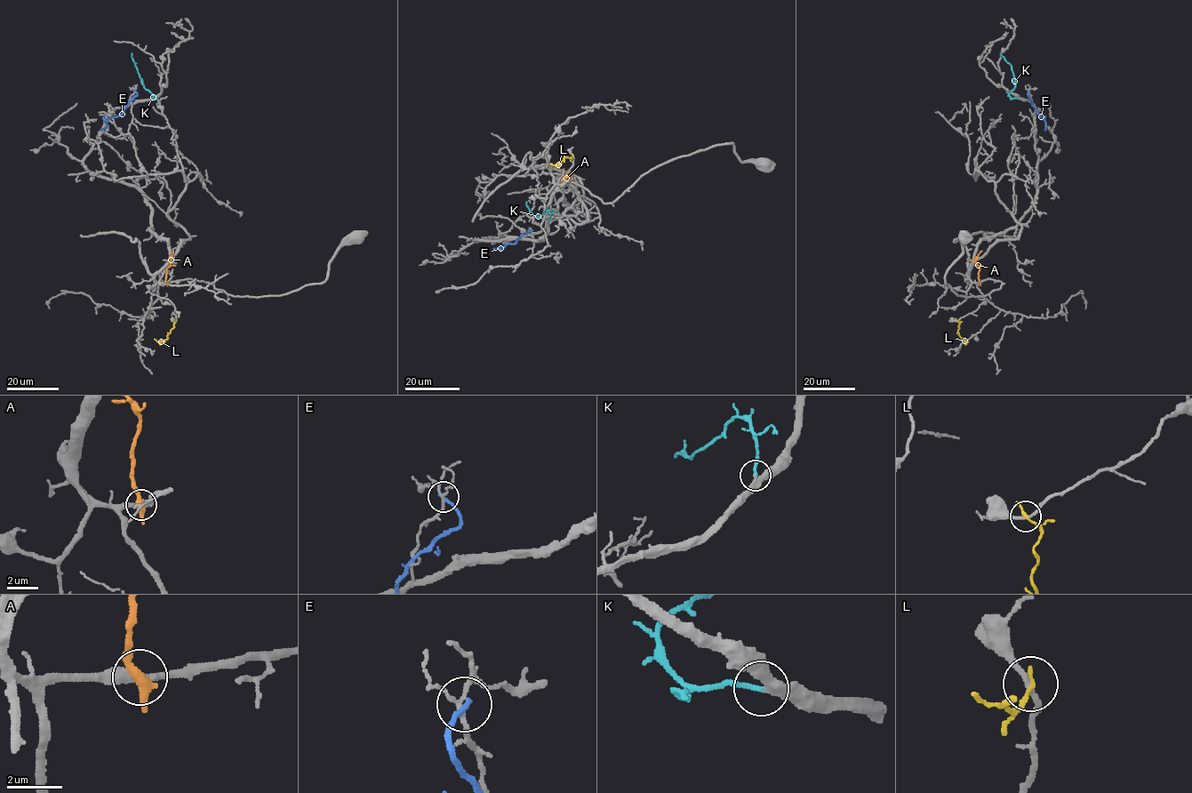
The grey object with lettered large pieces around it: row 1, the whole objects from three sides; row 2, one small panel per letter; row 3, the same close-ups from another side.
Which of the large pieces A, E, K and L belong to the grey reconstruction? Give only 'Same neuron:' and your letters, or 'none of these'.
Same neuron: K

